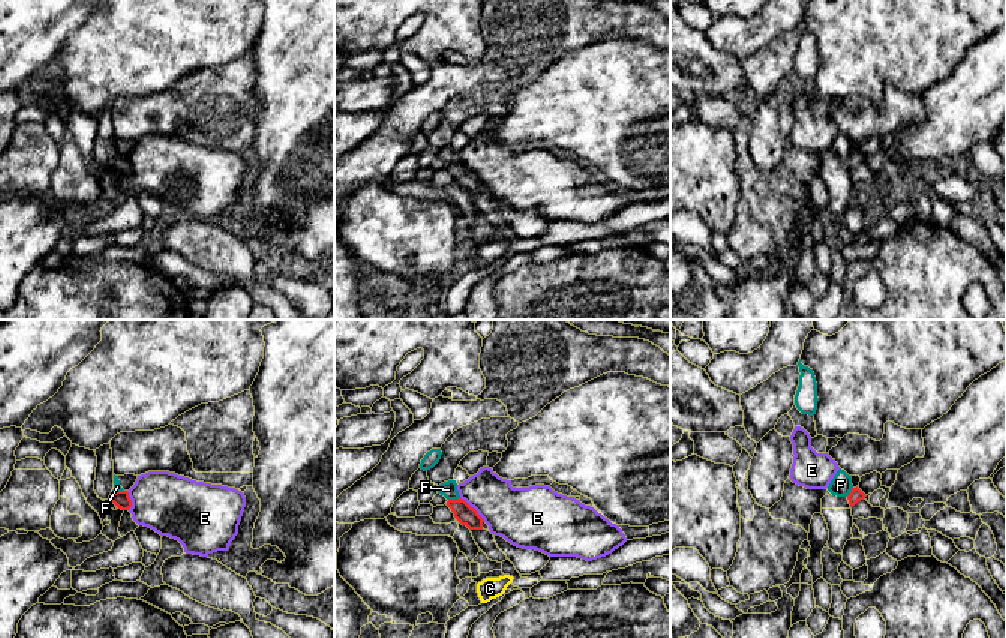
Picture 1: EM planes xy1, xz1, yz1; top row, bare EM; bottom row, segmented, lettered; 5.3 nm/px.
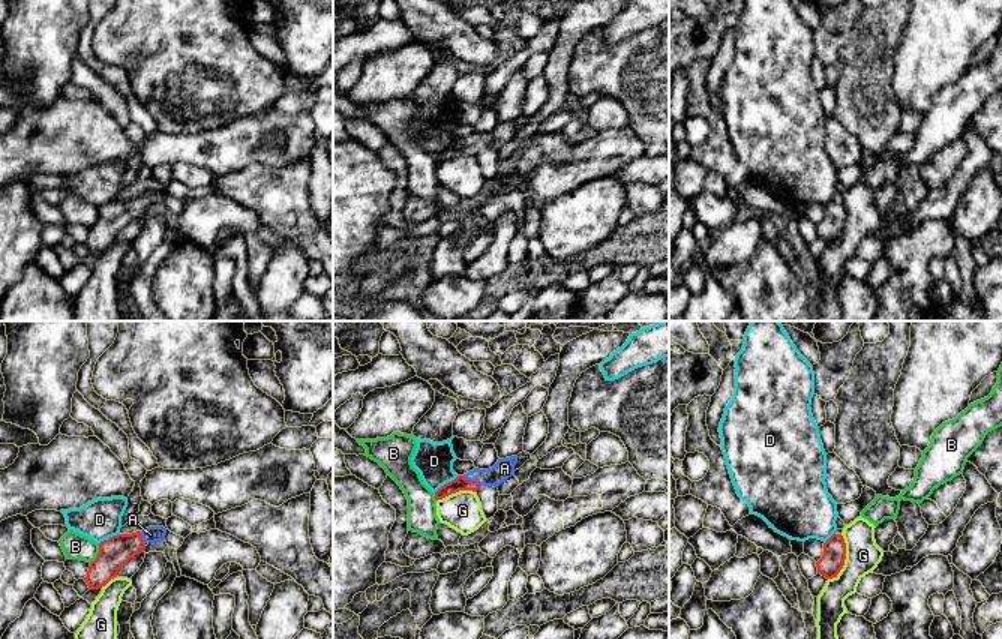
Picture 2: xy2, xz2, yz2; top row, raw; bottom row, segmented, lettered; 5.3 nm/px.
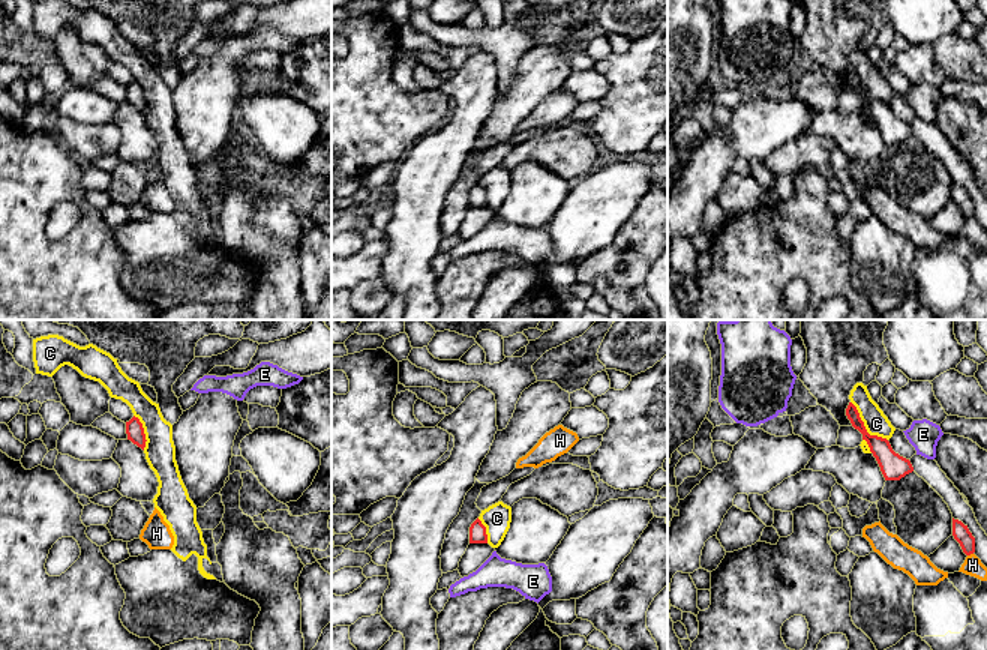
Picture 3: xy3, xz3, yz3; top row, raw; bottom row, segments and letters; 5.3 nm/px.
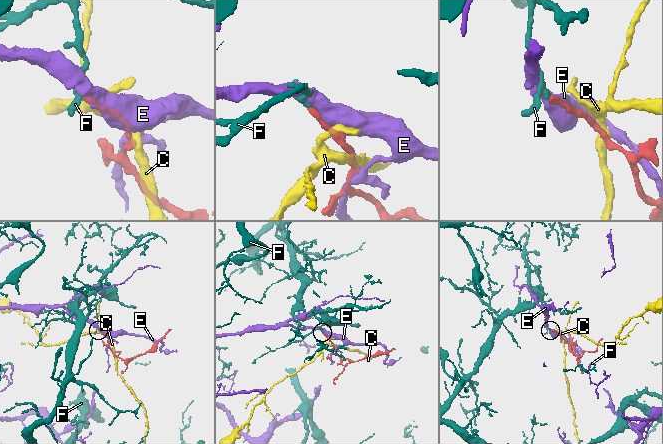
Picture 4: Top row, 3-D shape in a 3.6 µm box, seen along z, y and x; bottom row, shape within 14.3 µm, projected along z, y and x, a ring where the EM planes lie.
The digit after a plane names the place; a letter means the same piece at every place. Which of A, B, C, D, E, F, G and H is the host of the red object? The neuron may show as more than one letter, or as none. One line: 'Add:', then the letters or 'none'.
Add: A

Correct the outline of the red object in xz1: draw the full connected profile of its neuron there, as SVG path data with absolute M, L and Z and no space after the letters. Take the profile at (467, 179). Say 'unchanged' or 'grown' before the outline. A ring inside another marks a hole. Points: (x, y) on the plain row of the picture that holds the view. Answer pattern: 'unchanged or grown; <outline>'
unchanged; M448 164L447 170L462 189L466 189L469 194L483 194L484 183L465 164Z

